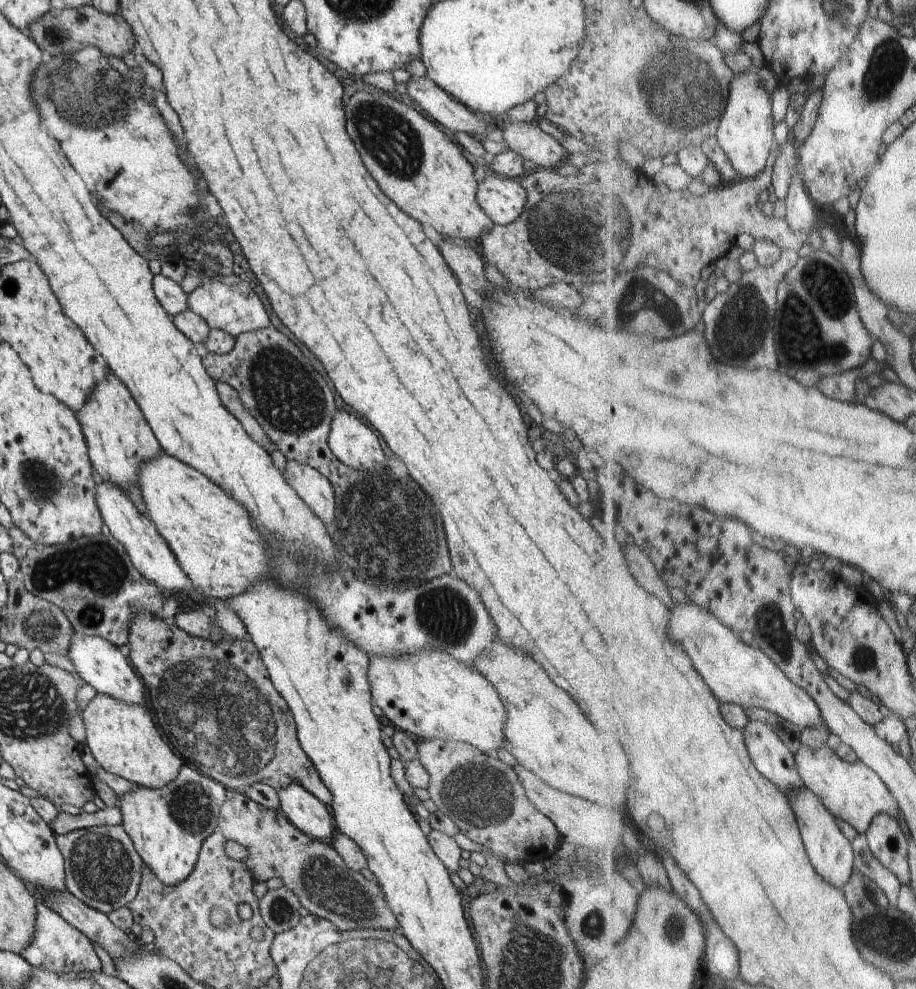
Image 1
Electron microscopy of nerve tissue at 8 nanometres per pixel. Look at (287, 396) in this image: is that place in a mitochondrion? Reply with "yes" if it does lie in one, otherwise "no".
yes

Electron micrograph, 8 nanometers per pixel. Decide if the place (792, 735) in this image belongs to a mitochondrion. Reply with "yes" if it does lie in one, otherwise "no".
no

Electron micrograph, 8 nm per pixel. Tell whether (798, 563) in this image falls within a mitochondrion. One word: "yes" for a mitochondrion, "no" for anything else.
no

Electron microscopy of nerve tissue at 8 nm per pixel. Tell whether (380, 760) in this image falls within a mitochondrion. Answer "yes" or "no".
no

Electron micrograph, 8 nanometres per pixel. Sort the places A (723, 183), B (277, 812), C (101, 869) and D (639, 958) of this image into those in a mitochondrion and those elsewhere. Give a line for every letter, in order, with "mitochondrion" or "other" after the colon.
A: other
B: other
C: mitochondrion
D: other

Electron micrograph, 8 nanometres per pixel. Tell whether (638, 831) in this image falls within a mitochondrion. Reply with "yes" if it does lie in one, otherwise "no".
no

